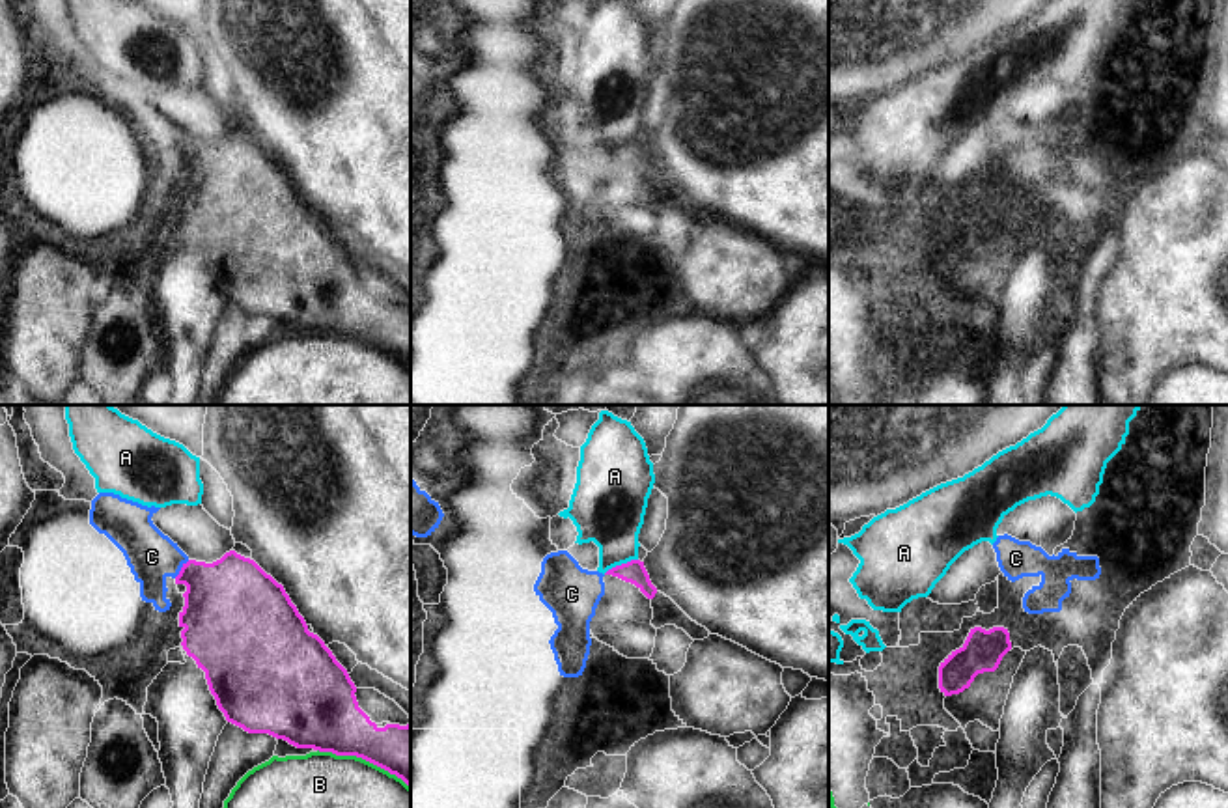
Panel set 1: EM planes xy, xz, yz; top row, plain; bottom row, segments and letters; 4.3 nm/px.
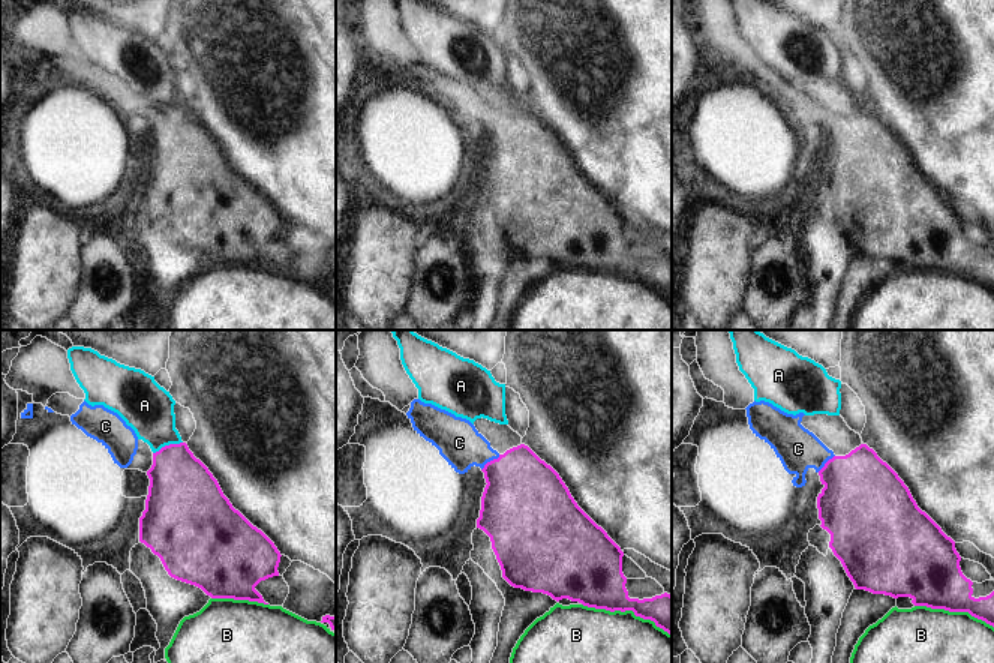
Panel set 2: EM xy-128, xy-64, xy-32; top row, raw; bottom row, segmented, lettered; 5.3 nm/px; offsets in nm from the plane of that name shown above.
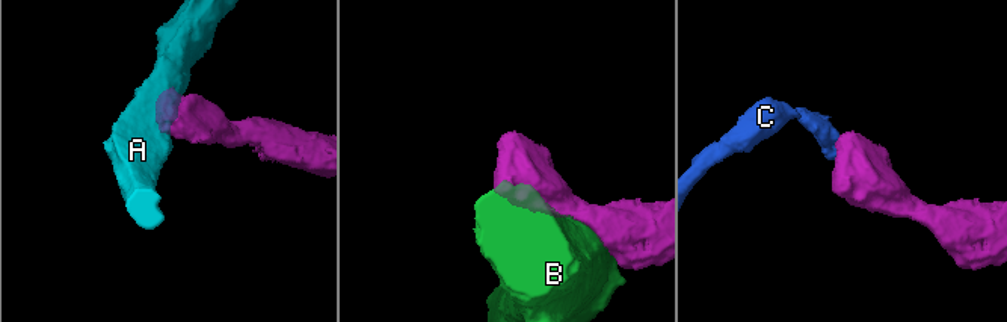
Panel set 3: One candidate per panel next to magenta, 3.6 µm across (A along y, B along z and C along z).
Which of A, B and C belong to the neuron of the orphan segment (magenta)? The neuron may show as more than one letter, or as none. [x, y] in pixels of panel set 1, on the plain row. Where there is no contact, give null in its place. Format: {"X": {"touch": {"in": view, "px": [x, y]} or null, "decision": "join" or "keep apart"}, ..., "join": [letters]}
{"A": {"touch": {"in": "xz", "px": [622, 146]}, "decision": "keep apart"}, "B": {"touch": {"in": "xy", "px": [364, 340]}, "decision": "keep apart"}, "C": {"touch": {"in": "xy", "px": [181, 152]}, "decision": "join"}, "join": ["C"]}

